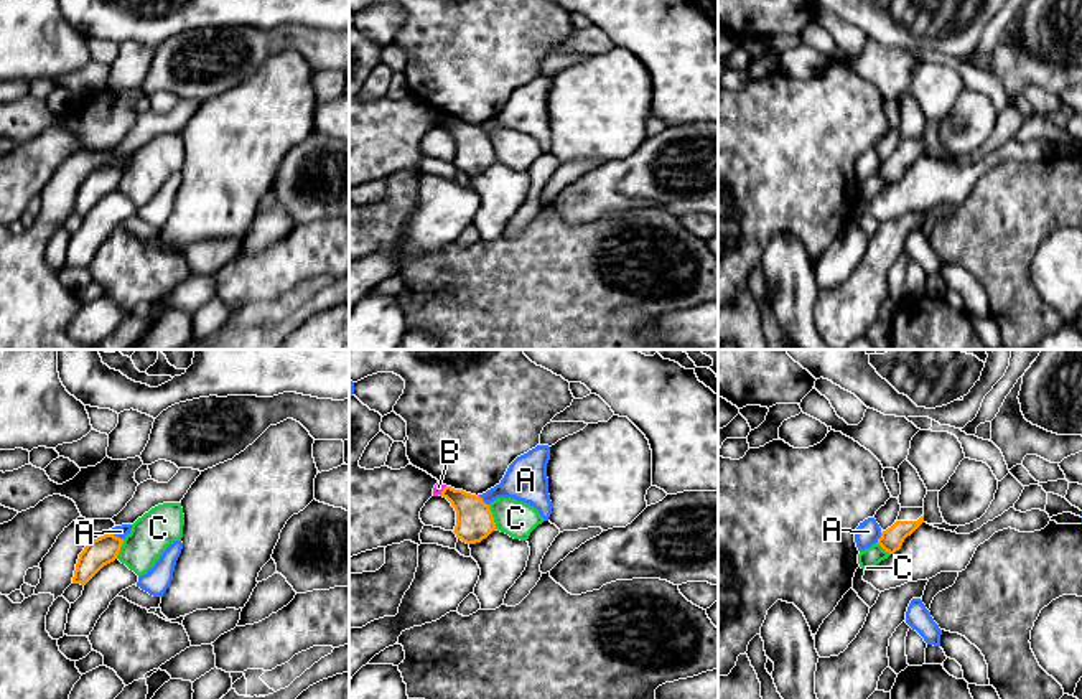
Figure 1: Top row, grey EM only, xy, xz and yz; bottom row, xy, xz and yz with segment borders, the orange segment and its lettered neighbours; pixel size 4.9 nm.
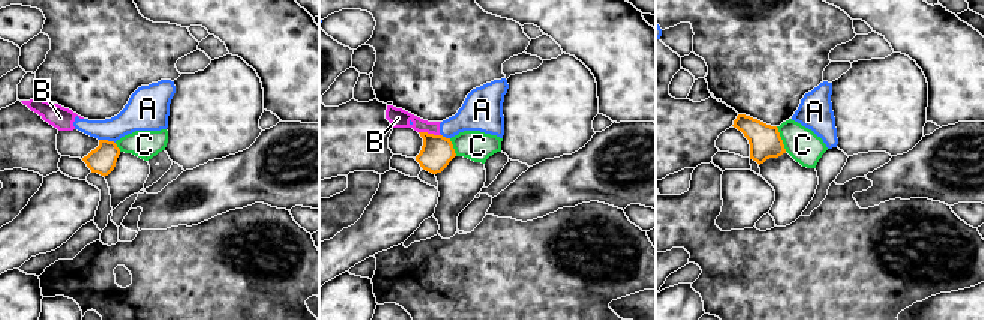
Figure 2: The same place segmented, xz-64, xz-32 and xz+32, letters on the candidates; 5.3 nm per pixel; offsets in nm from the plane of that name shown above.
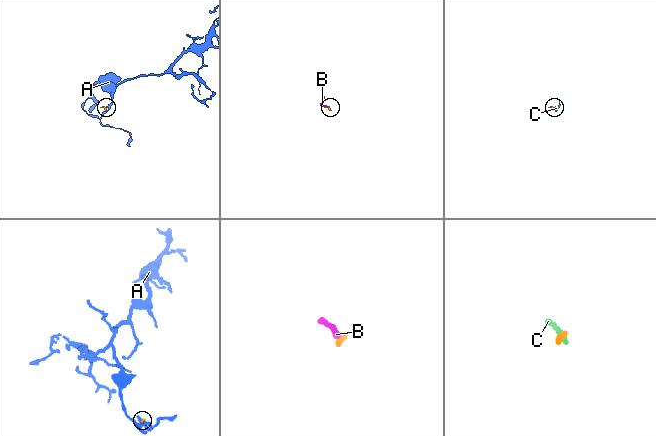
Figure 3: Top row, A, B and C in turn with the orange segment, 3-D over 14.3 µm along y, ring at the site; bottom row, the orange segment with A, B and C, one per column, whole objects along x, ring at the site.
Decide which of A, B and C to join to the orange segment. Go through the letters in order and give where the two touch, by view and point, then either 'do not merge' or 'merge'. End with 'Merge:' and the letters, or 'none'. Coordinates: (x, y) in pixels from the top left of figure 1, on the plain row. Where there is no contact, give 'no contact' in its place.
A: meets orange in xy at (112, 165); do not merge
B: meets orange in xz at (443, 121); do not merge
C: meets orange in xz at (491, 147); do not merge
Merge: none

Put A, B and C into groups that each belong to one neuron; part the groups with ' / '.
A B / C

